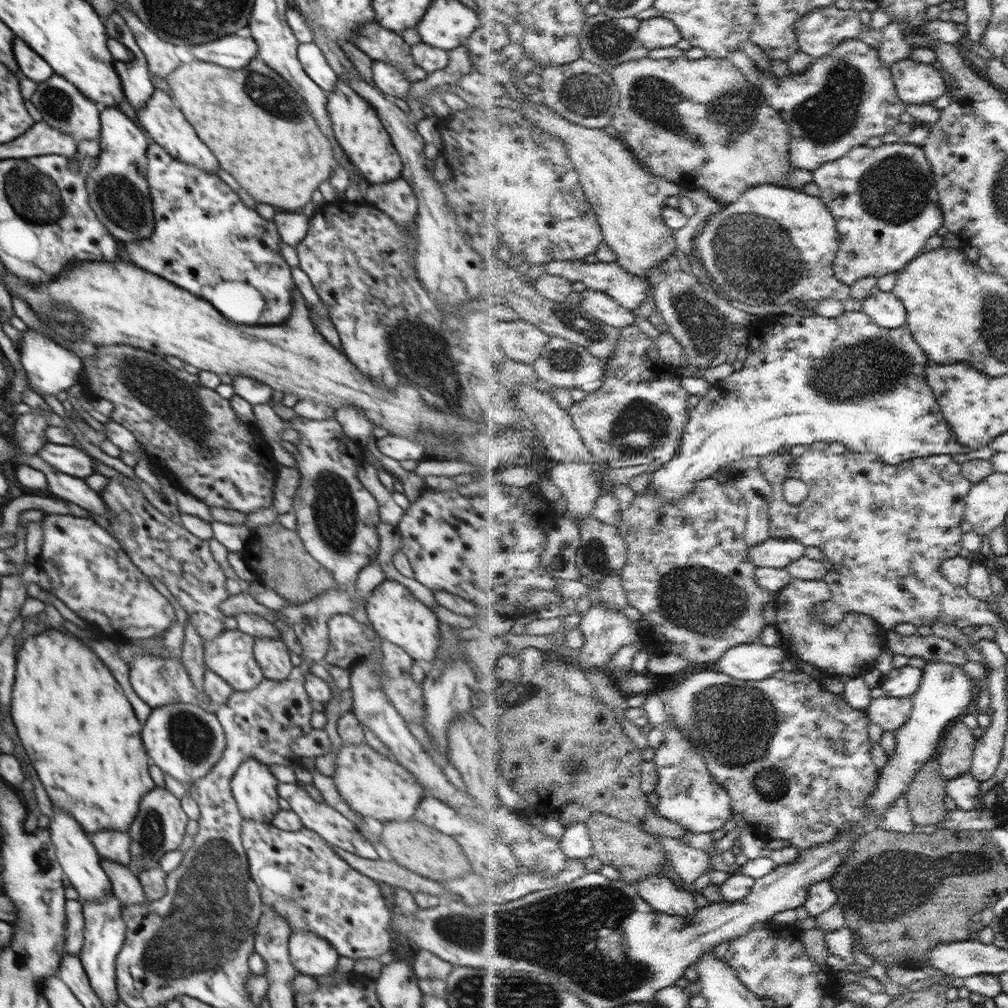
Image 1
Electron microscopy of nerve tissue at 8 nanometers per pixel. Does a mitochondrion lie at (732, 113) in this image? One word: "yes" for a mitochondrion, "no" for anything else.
yes

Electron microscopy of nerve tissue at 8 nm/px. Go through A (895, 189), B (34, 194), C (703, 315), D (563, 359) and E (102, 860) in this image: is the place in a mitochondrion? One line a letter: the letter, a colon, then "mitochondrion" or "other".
A: mitochondrion
B: mitochondrion
C: mitochondrion
D: mitochondrion
E: other

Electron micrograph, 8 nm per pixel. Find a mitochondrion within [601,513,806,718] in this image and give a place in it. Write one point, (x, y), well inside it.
(702, 608)

